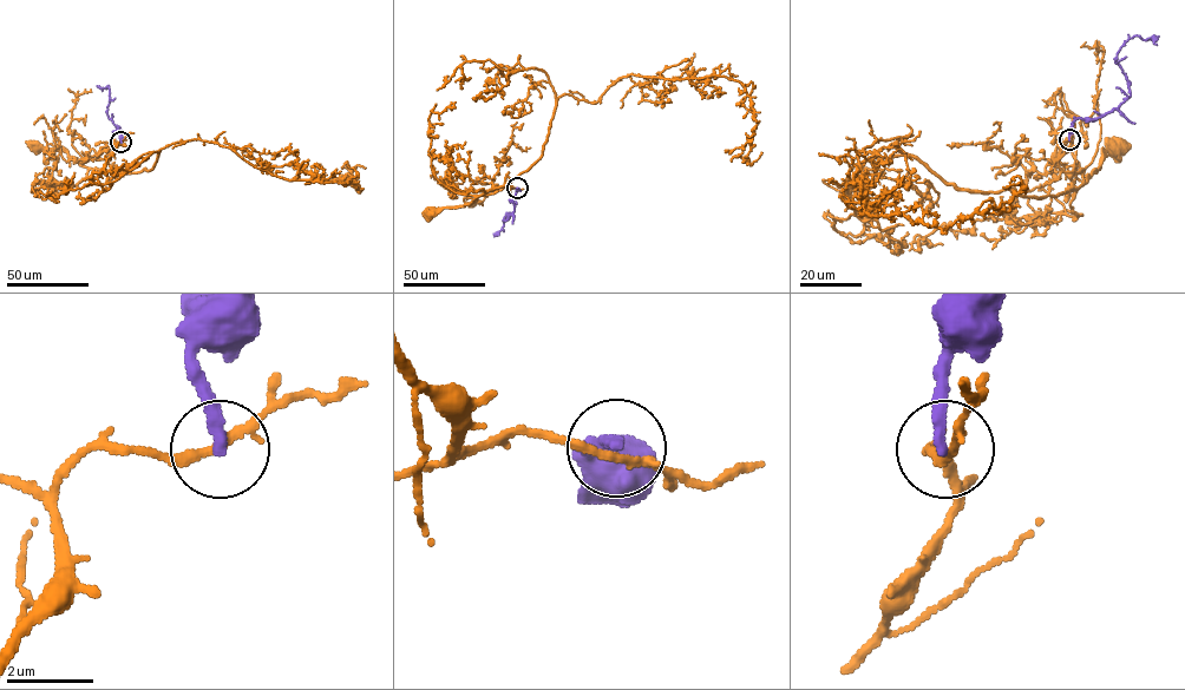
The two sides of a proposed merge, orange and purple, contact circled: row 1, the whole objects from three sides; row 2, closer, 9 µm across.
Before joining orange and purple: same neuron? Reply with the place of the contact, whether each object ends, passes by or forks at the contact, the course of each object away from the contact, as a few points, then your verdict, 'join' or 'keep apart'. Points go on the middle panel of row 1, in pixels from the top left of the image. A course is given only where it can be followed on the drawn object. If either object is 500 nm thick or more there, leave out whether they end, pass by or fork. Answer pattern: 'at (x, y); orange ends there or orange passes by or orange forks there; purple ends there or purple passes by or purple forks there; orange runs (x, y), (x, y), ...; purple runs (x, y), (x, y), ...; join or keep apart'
at (517, 188); orange passes by; purple ends there; orange runs (517, 189), (511, 189), (508, 182), (501, 190), (477, 196), (469, 204), (433, 214); purple runs (517, 188), (515, 211), (505, 221), (505, 214), (504, 225), (493, 236); keep apart

